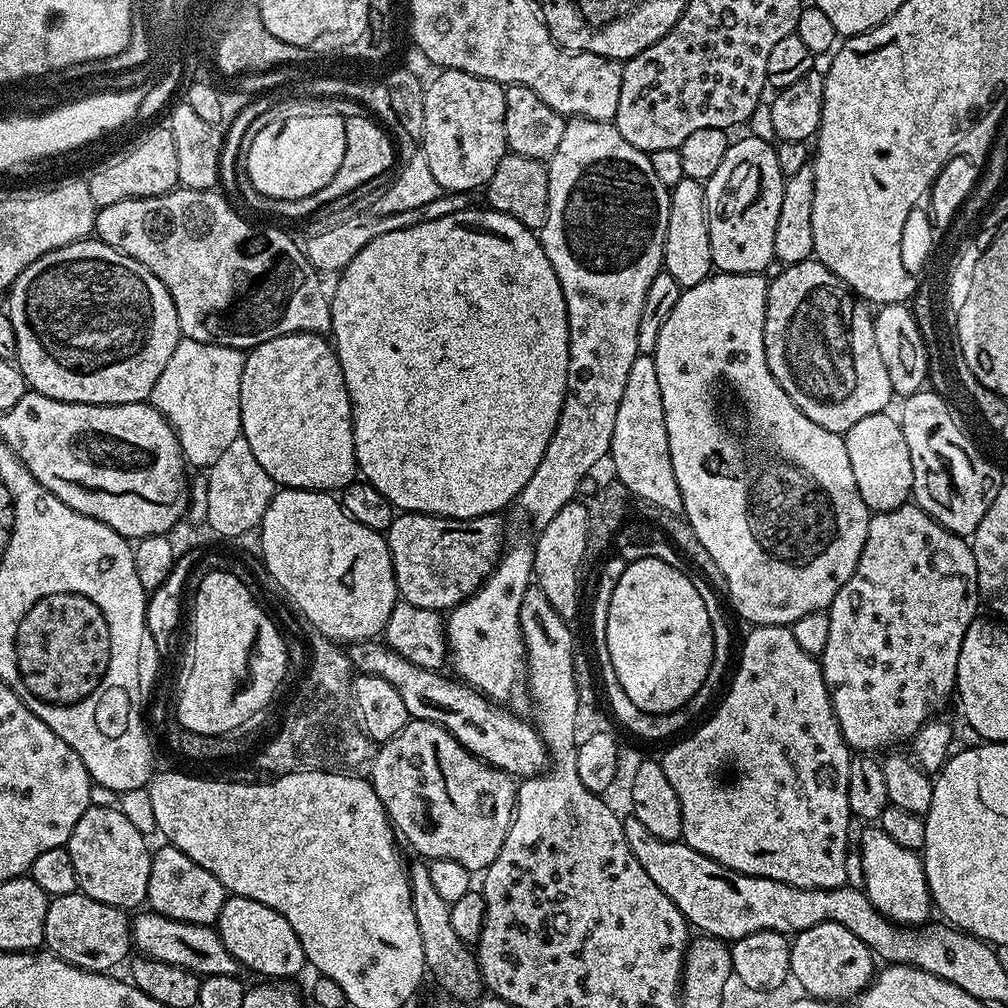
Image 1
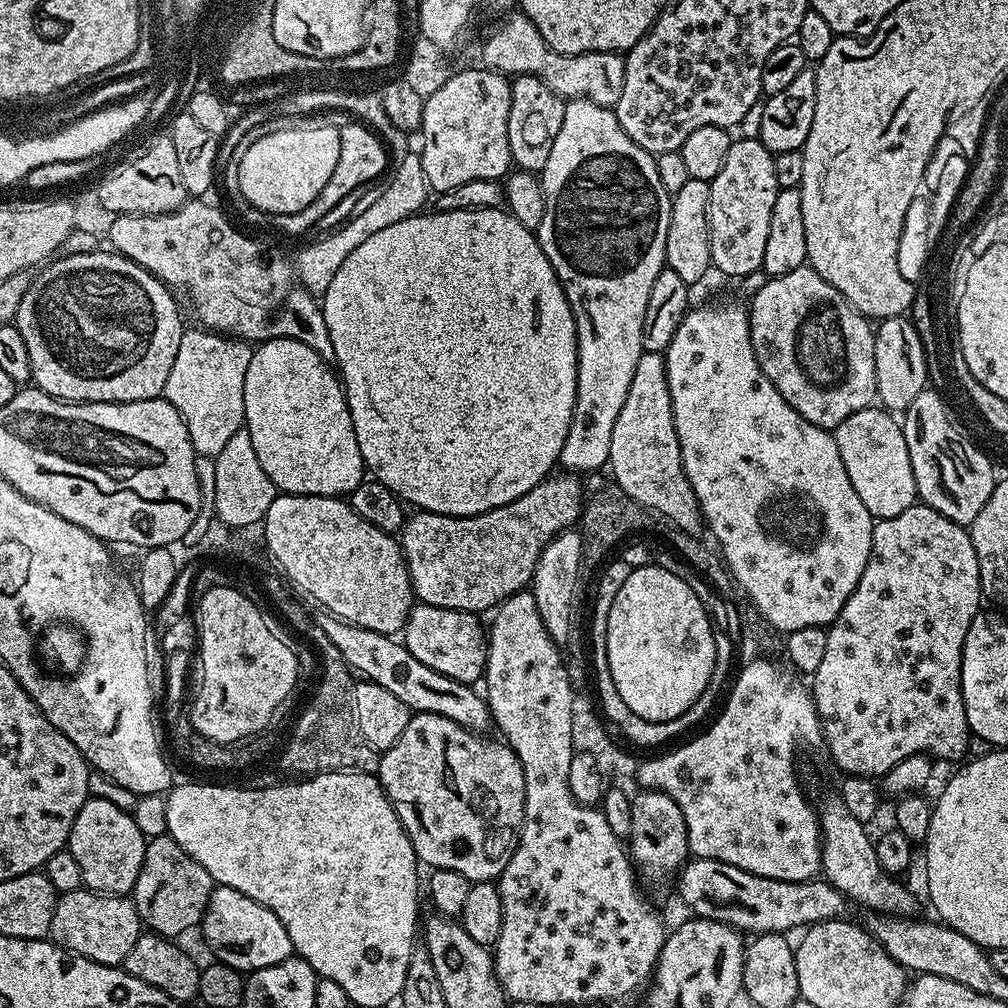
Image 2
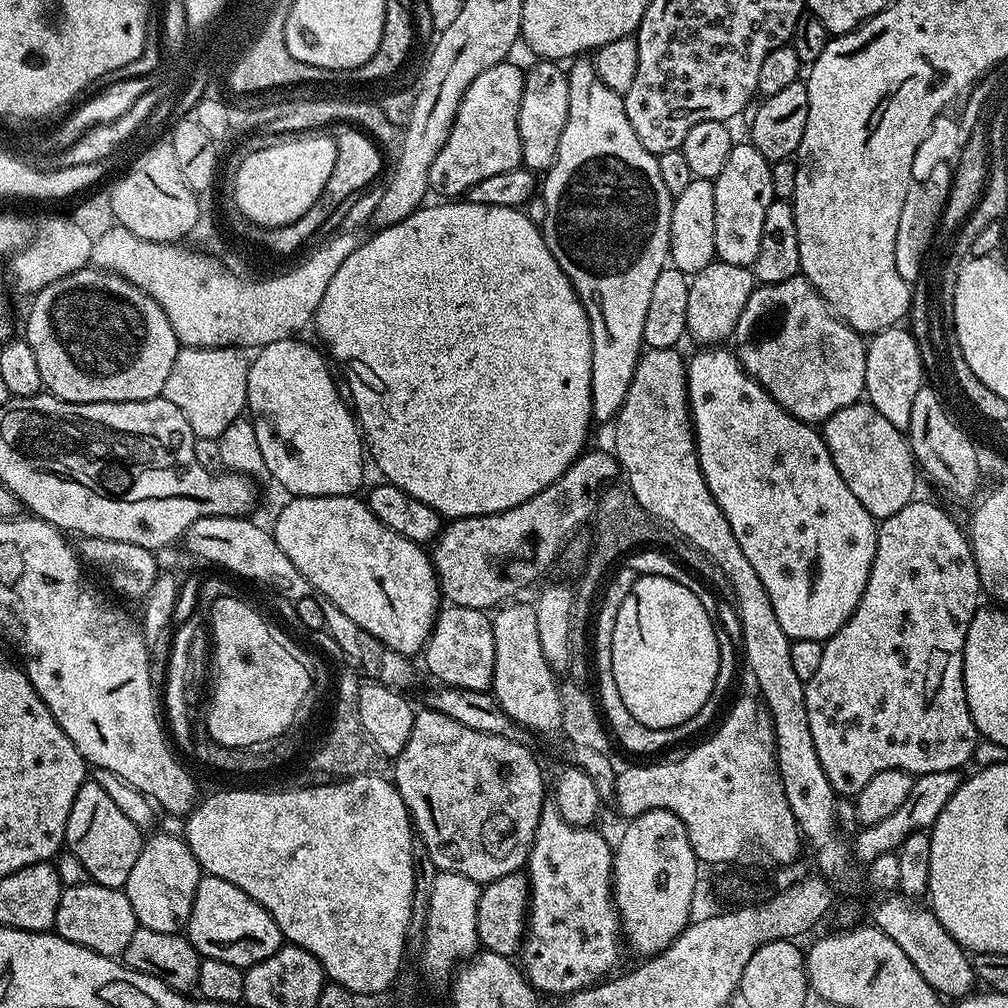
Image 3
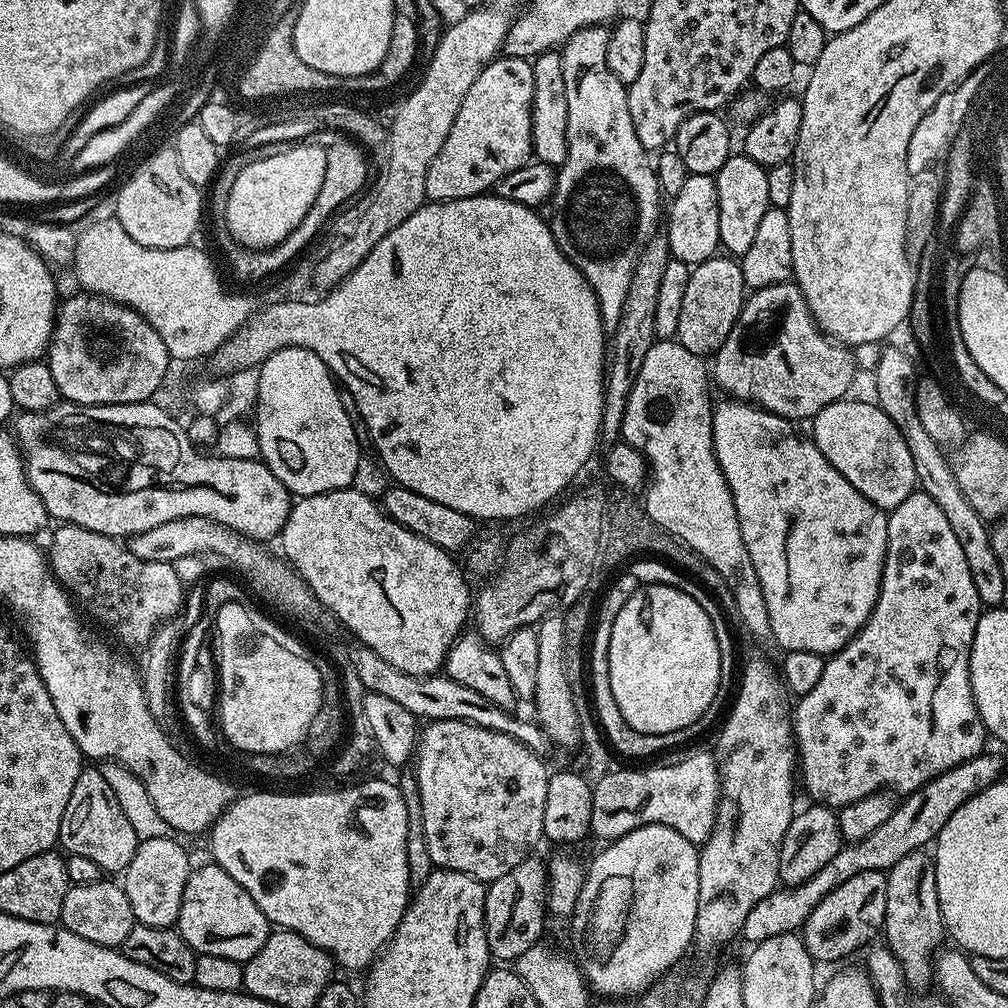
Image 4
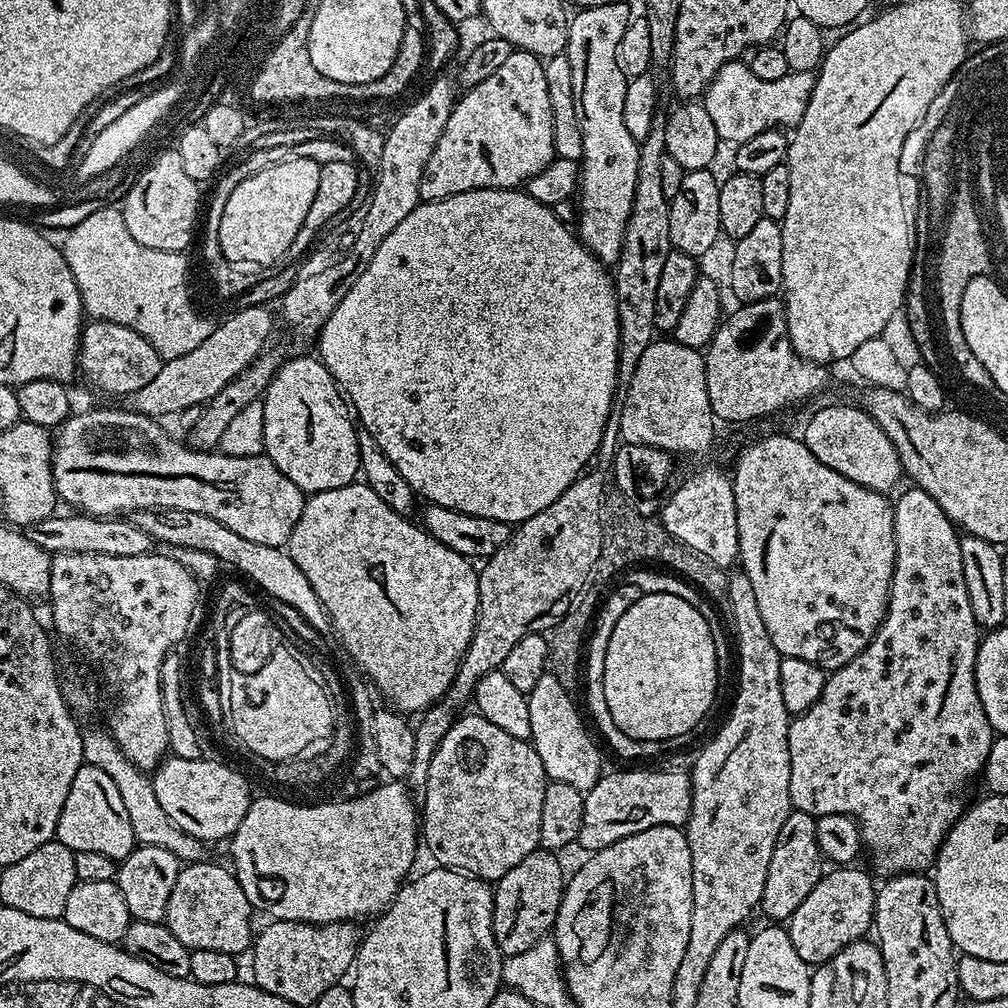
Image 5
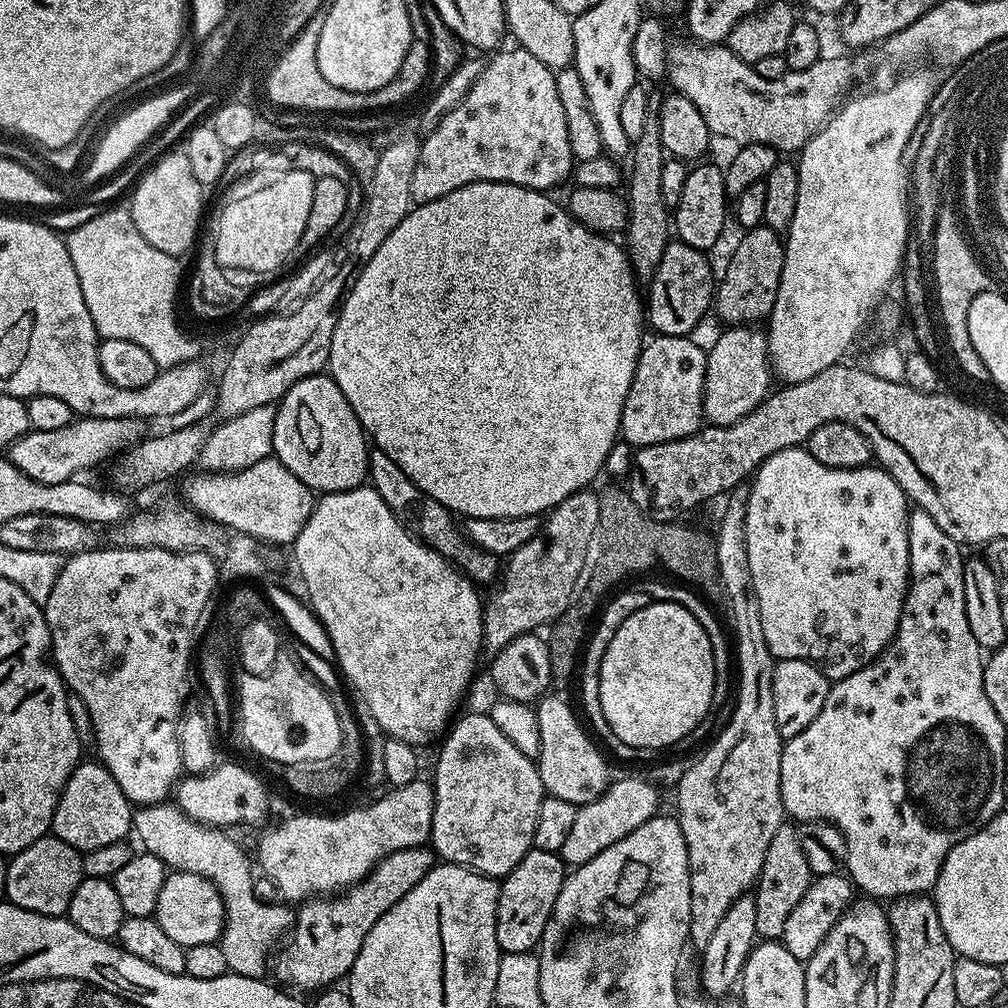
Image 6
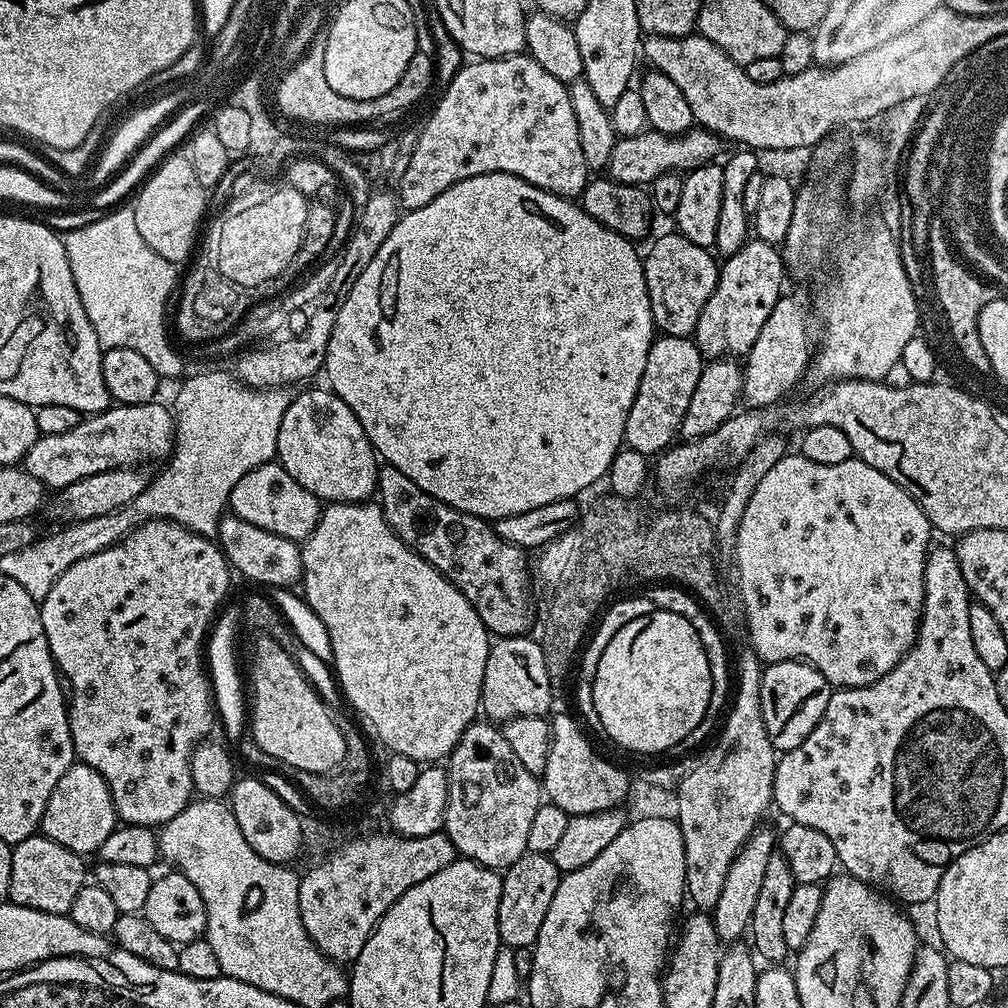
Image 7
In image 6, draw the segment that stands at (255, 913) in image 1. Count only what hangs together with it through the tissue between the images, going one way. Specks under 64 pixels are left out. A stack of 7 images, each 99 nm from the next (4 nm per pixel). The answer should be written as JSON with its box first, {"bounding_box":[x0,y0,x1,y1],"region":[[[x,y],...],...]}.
{"bounding_box":[154,870,224,949],"region":[[[172,870],[165,875],[154,918],[184,949],[215,944],[224,933],[224,903],[218,890],[206,878],[189,872]]]}

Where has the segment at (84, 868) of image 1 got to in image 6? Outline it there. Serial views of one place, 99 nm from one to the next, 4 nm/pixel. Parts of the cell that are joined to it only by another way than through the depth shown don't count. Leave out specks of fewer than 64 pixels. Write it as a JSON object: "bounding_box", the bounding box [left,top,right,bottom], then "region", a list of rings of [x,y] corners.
{"bounding_box":[50,762,134,853],"region":[[[81,762],[70,774],[60,795],[58,806],[50,829],[51,835],[70,842],[70,846],[80,849],[81,853],[98,850],[98,846],[110,846],[127,841],[132,832],[134,805],[122,794],[122,786],[114,782],[108,769],[99,762]]]}

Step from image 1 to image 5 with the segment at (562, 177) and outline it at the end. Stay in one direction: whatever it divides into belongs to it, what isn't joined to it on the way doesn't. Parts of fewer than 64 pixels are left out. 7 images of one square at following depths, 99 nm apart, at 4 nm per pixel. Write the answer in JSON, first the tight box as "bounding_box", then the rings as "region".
{"bounding_box":[566,2,640,266],"region":[[[605,2],[602,6],[579,9],[568,22],[566,54],[574,73],[574,106],[582,130],[584,155],[579,161],[578,235],[606,266],[615,265],[623,250],[638,185],[640,145],[630,138],[622,118],[629,77],[618,70],[618,42],[633,16],[634,12],[626,5]]]}

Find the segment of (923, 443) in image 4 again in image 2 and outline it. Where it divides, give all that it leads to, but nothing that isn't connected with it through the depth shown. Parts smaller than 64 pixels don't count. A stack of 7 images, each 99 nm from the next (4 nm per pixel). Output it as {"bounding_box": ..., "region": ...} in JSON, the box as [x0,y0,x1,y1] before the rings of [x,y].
{"bounding_box":[874,316,929,414],"region":[[[892,316],[879,321],[875,329],[874,370],[876,371],[876,400],[893,414],[907,412],[910,402],[925,391],[929,383],[926,358],[918,330],[911,319],[904,316]]]}

